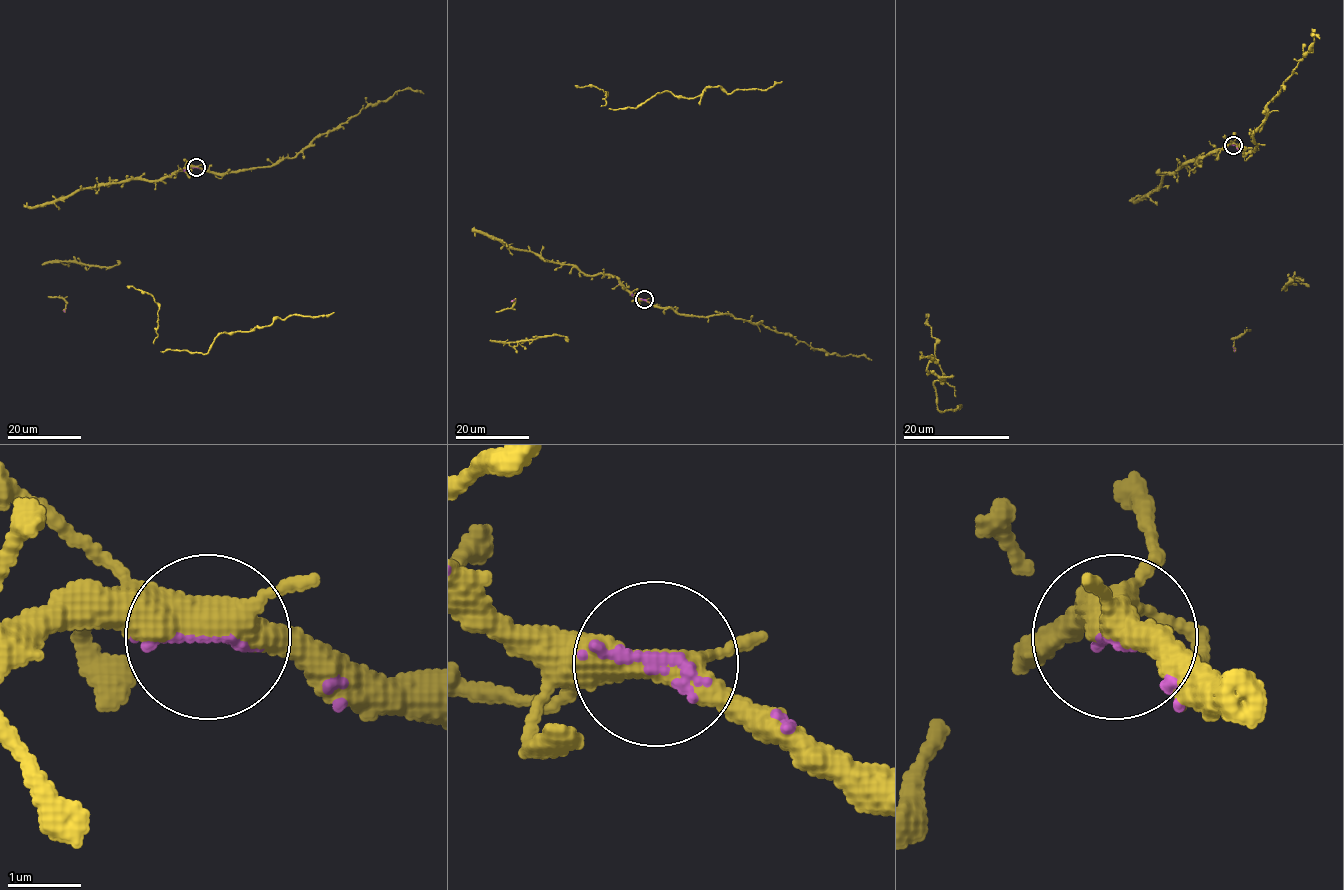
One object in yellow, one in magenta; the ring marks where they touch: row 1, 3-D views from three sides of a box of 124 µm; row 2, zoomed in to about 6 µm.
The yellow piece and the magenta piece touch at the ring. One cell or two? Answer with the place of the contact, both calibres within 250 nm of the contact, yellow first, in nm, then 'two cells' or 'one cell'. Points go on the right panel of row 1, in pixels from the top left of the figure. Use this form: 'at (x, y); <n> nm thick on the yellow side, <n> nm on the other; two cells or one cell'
at (1233, 145); 400 nm thick on the yellow side, 160 nm on the other; one cell

